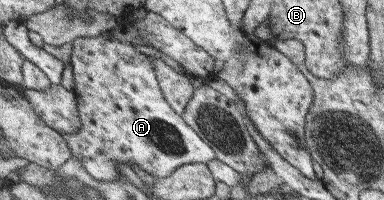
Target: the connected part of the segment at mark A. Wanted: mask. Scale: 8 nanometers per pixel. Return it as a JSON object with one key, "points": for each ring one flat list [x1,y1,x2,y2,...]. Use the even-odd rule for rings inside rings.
{"points":[[119,26,112,29,110,35,80,37,72,42,71,65,74,73,74,92,77,94,78,109,81,117,81,128,73,133,63,134,68,141,72,154,78,158,87,172,97,180,120,180,121,172,115,163,138,164,145,172,159,178,171,176,179,166,202,162,207,164,216,159,216,151,197,132,181,113,178,113,165,96,153,59,139,52,139,46,146,42,135,27]]}

